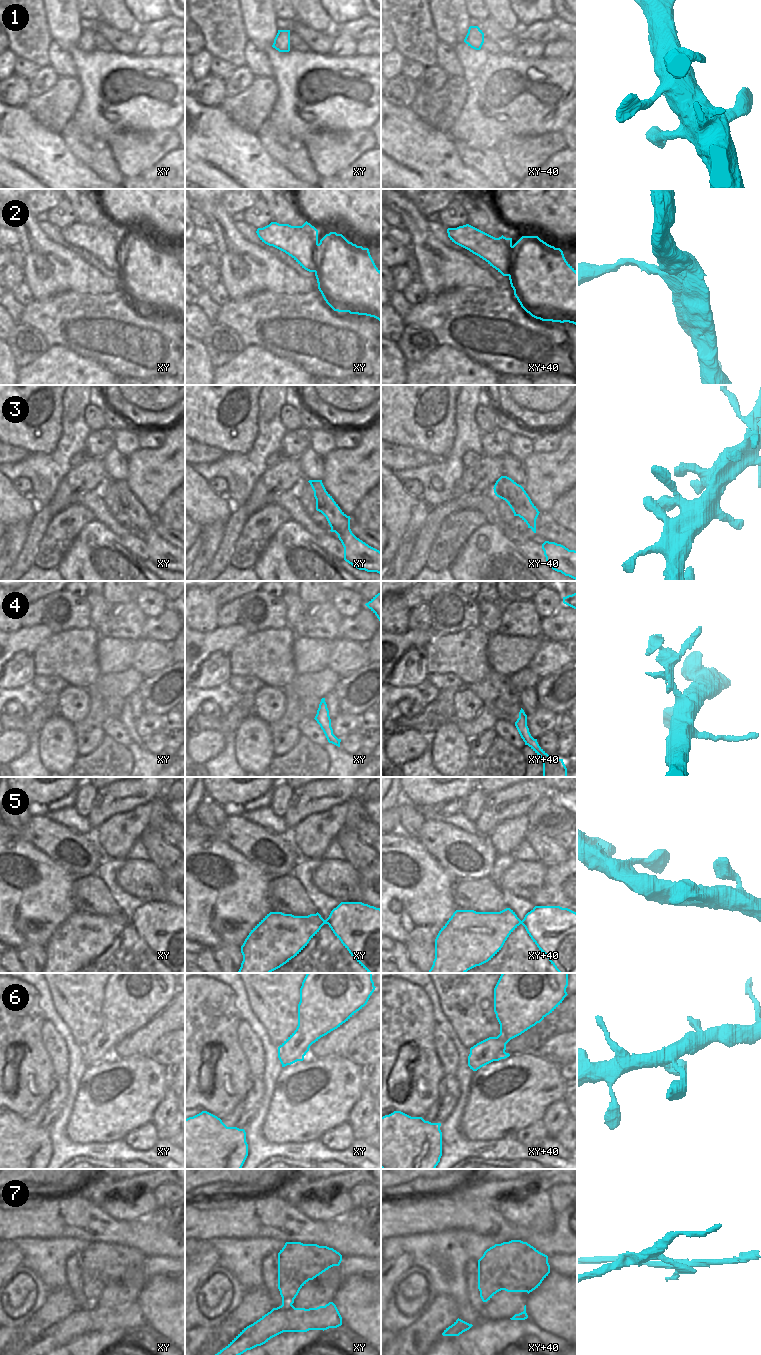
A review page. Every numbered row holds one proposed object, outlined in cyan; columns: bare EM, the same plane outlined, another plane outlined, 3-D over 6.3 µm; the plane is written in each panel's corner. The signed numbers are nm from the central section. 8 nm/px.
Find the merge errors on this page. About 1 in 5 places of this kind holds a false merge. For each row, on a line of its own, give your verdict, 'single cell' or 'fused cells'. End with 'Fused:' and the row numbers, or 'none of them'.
1: single cell
2: fused cells
3: single cell
4: fused cells
5: single cell
6: single cell
7: fused cells
Fused: 2, 4, 7

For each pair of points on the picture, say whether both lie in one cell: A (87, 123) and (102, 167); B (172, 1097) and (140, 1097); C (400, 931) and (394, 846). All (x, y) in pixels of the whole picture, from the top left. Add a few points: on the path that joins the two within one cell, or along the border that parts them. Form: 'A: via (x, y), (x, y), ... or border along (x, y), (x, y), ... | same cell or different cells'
A: border along (73, 119), (83, 131), (104, 141) | different cells
B: border along (169, 1086), (164, 1097), (154, 1110), (152, 1118) | different cells
C: via (422, 908), (421, 866), (417, 861) | same cell

